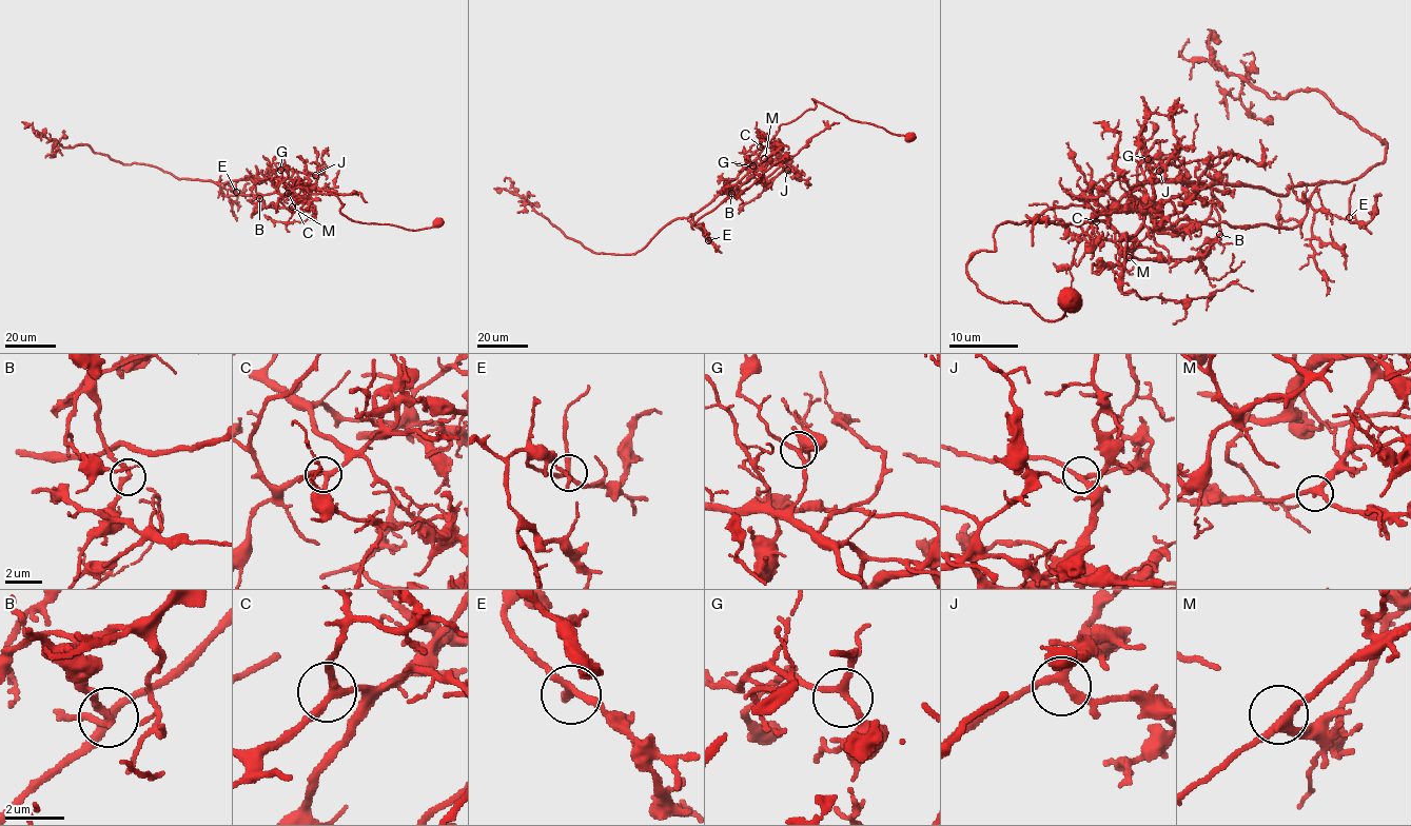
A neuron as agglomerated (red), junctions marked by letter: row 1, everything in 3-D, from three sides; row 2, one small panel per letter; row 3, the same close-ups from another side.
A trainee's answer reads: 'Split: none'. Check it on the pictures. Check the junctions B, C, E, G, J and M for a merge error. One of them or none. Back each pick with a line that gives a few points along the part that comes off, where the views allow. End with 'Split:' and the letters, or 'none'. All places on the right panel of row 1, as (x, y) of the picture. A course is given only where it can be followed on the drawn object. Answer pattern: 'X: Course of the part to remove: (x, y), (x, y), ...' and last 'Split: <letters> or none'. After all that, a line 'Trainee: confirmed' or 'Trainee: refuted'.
B: Course of the part to remove: (1219, 235), (1139, 259), (1129, 202), (1159, 230), (1294, 228), (1309, 205), (1366, 222), (1382, 195)
Split: B
Trainee: refuted

